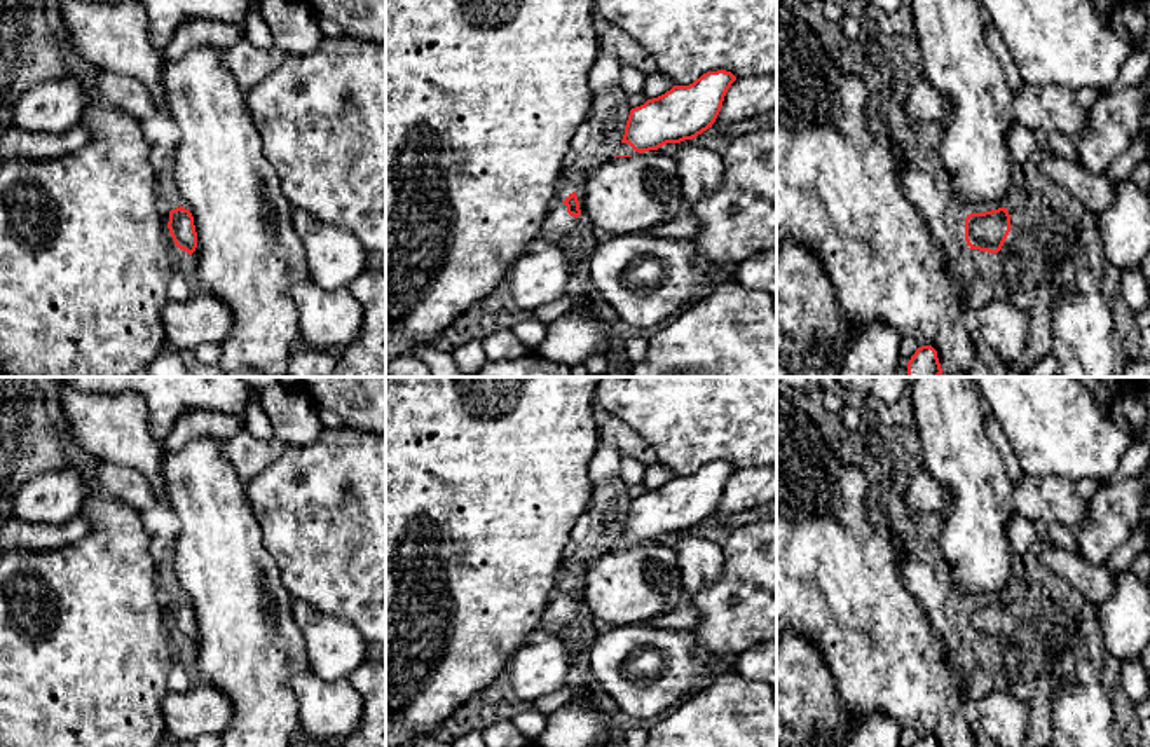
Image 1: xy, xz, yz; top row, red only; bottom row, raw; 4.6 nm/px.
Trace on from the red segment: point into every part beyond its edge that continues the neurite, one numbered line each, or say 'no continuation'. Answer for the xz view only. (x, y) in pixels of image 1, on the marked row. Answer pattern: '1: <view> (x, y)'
1: xz (559, 222)

